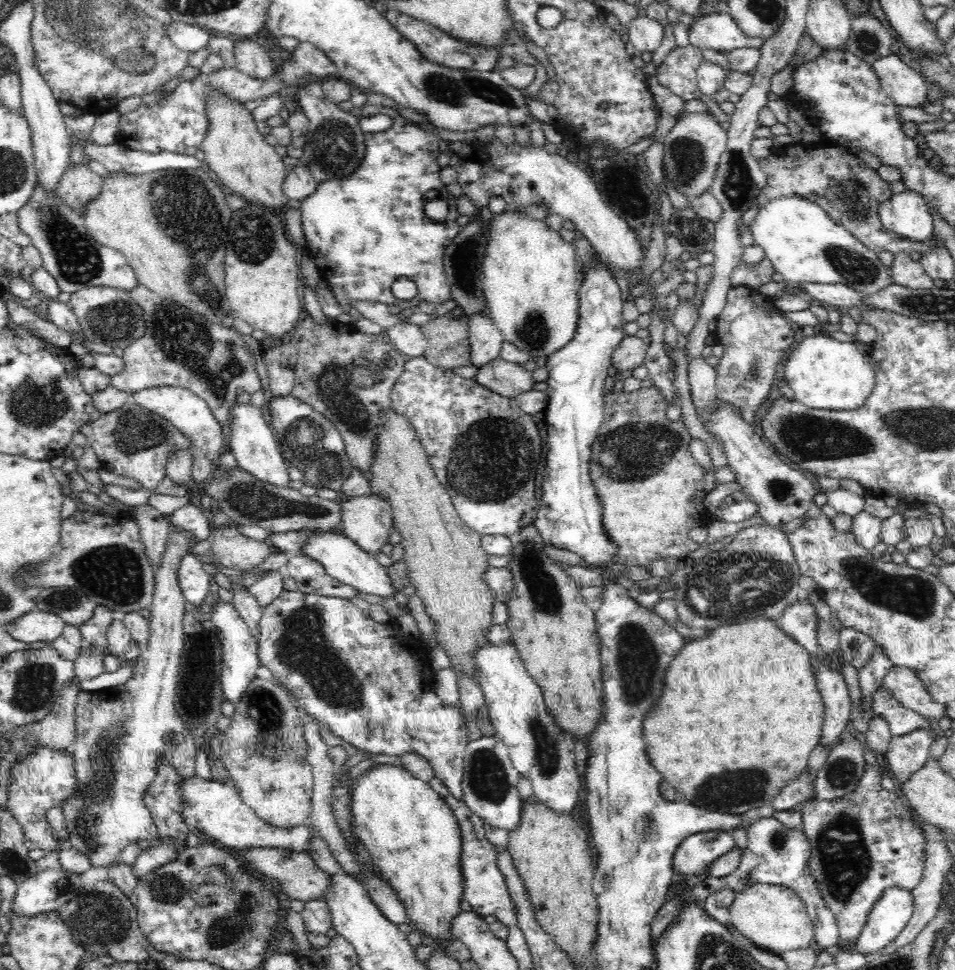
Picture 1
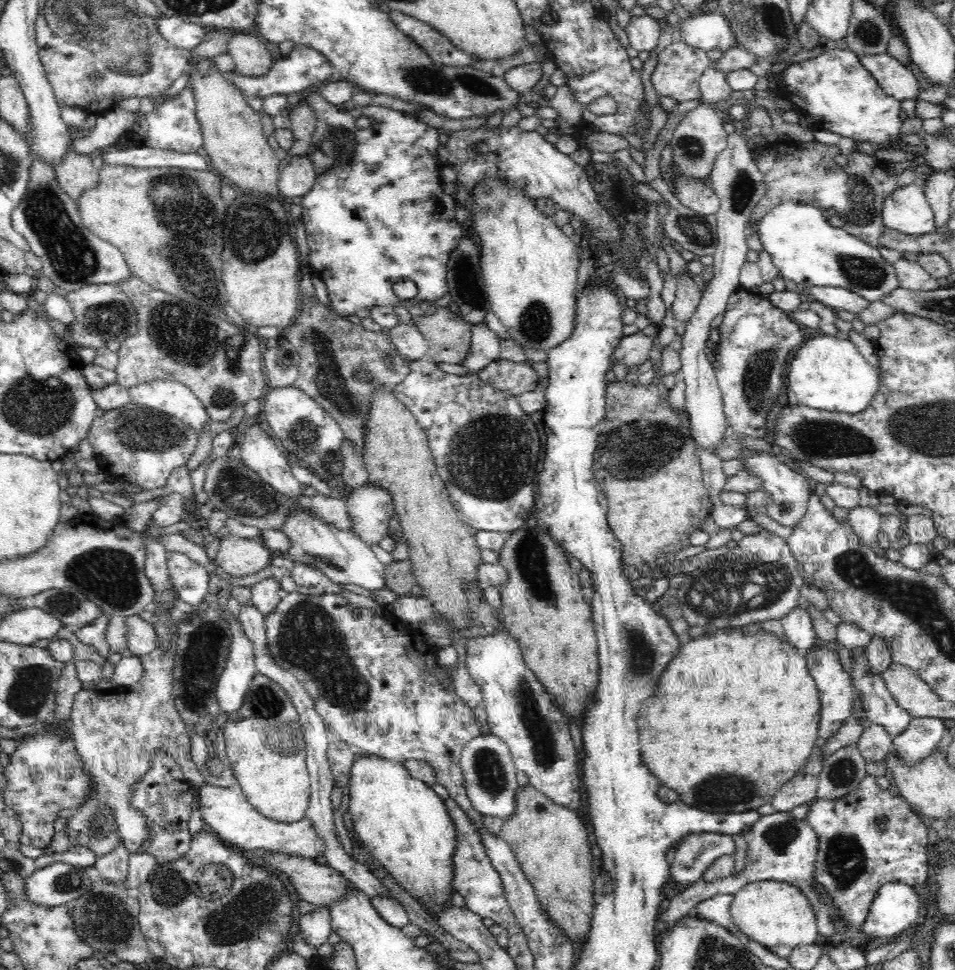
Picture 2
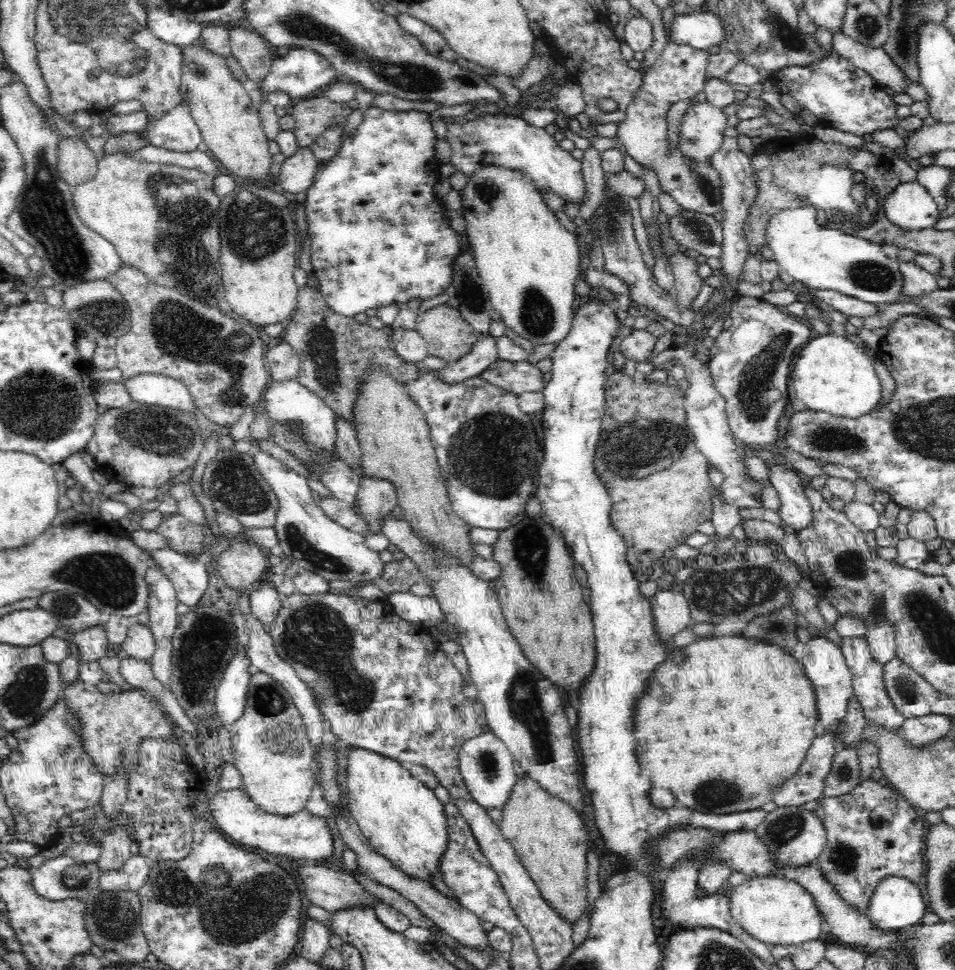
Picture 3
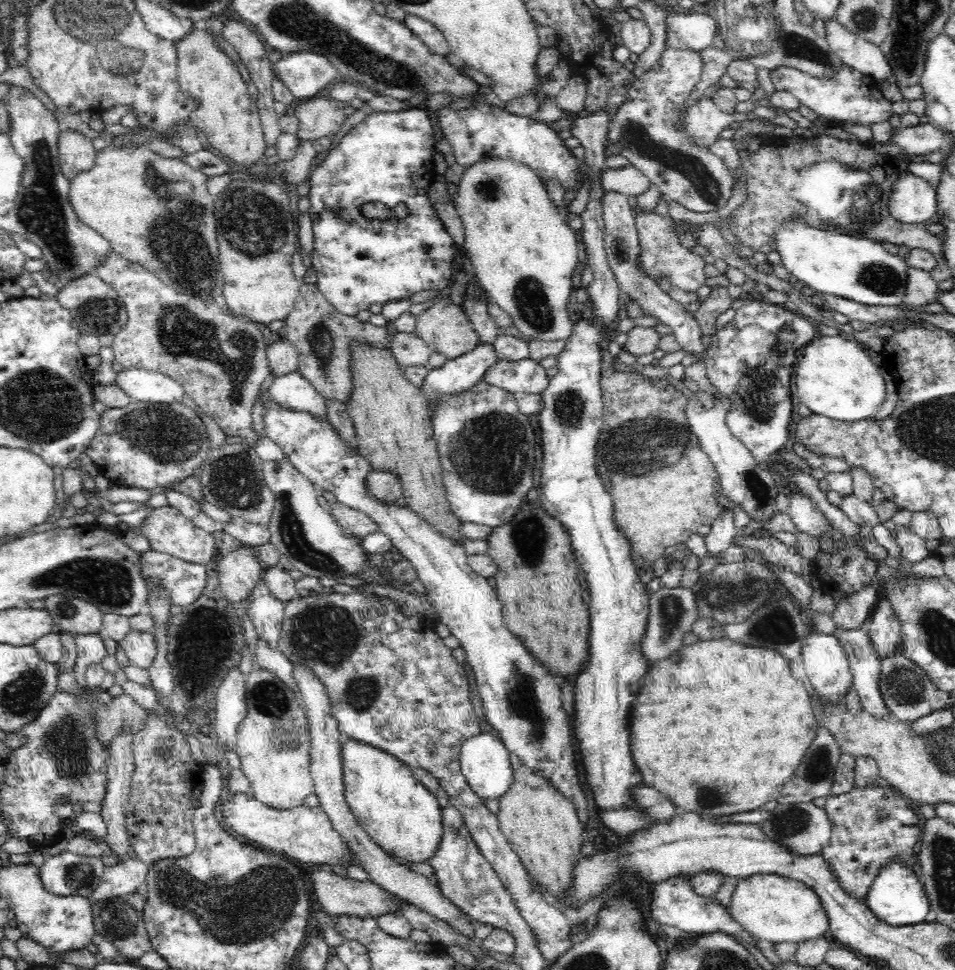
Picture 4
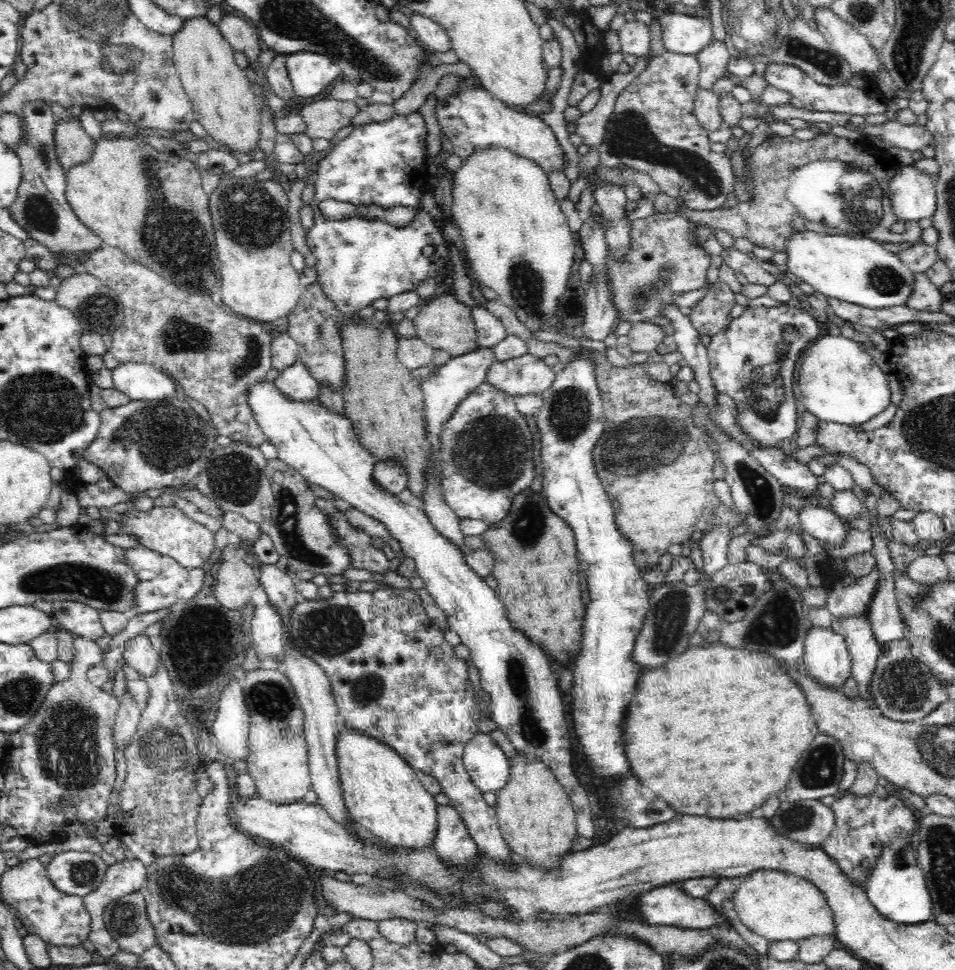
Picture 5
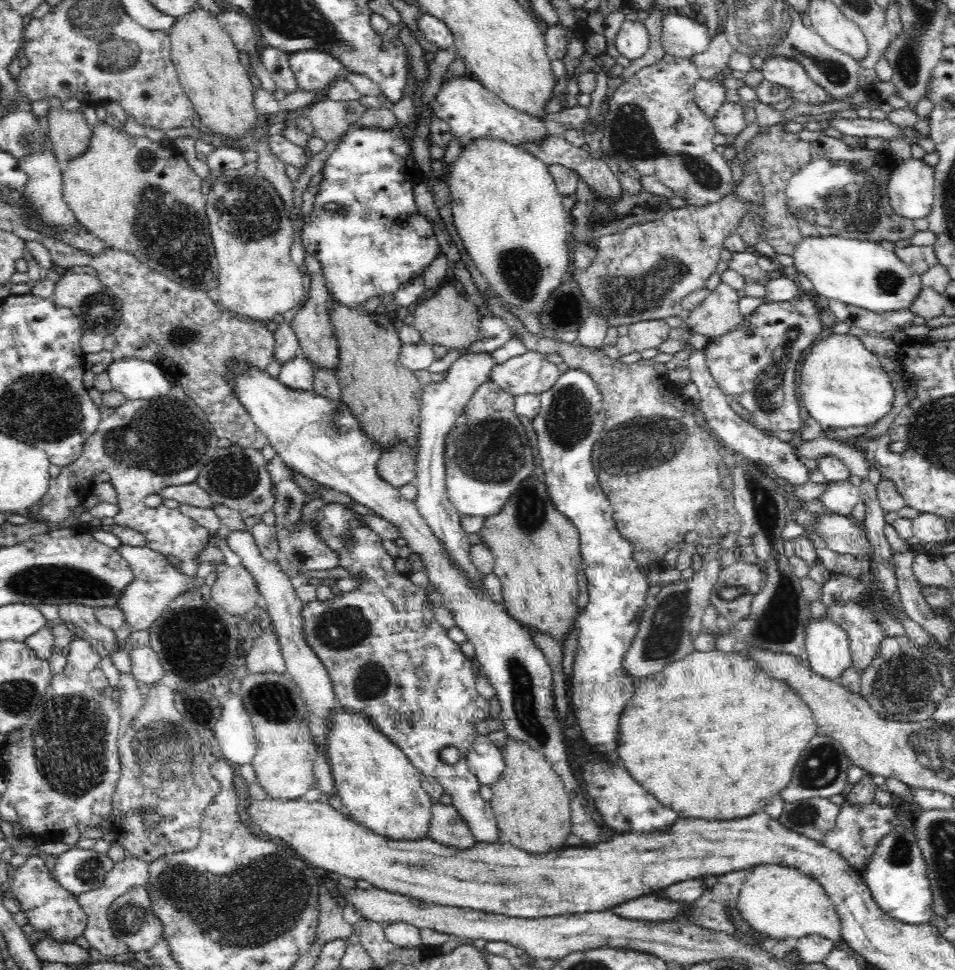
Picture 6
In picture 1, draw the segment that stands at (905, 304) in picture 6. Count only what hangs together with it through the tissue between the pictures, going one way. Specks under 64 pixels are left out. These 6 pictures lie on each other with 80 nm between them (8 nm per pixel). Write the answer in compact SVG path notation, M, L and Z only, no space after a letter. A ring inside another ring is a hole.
M783 195L763 203L751 222L751 234L790 287L804 282L844 284L864 295L876 294L894 282L891 269L882 264L878 253L836 223L821 206L801 196Z

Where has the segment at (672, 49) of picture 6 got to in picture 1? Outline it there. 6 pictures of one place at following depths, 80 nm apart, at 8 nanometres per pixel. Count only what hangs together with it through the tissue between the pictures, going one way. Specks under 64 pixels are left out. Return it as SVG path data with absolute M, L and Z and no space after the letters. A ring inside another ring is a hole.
M730 14L698 15L687 32L690 45L716 51L729 51L740 47L759 49L766 42L759 36L746 36Z

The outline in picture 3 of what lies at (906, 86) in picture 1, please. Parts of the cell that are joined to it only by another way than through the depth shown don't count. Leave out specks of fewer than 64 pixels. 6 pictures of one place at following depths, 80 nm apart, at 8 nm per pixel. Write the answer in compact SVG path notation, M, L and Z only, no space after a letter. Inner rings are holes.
M838 30L833 34L831 50L852 62L854 66L865 70L884 88L905 93L908 78L882 47L870 47L866 43L860 43L846 36L844 31Z

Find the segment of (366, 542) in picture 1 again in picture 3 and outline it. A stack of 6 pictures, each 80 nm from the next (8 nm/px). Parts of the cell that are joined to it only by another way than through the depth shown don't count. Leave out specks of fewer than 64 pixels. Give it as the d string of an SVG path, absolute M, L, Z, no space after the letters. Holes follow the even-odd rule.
M368 476L361 478L354 512L366 521L367 532L365 537L381 532L381 522L397 505L397 501L397 491L387 480Z

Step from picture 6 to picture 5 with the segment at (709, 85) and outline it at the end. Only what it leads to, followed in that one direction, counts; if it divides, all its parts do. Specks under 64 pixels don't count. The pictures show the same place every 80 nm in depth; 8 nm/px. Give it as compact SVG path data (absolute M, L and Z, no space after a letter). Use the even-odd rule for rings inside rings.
M699 88L694 97L694 118L706 132L716 132L723 128L719 107L720 94L712 89Z

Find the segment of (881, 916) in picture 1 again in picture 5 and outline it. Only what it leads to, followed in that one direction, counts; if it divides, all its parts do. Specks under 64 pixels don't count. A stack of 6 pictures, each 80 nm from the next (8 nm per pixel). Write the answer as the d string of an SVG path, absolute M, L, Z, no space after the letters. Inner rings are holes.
M897 840L890 842L878 858L865 890L878 913L898 925L914 925L933 920L933 901L926 883L926 876L917 858L916 844Z

